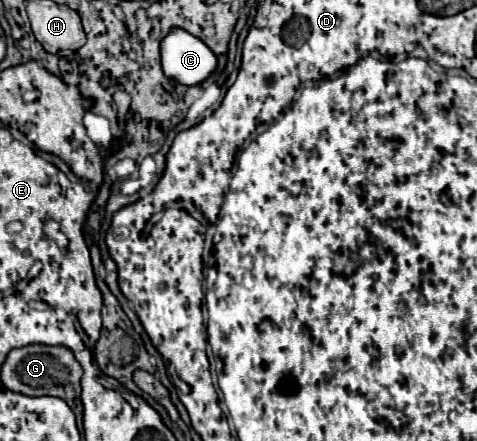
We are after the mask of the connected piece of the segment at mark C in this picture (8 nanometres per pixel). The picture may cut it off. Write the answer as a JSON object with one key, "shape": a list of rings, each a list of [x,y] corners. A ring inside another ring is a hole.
{"shape":[[[173,29],[161,41],[161,59],[165,75],[183,85],[201,83],[217,65],[213,51],[201,39],[181,29]]]}

